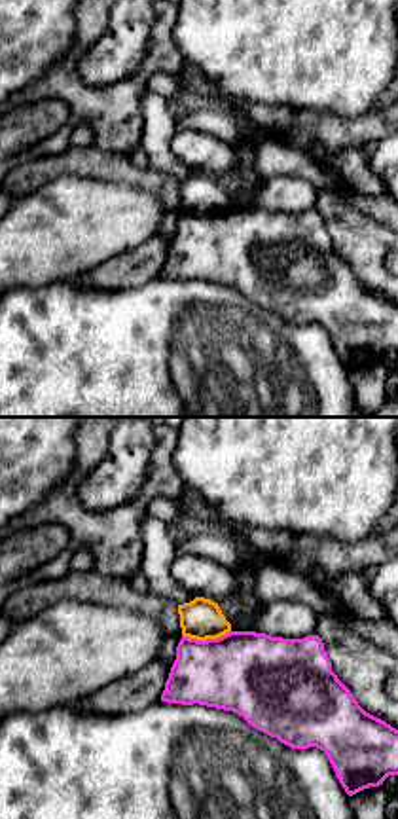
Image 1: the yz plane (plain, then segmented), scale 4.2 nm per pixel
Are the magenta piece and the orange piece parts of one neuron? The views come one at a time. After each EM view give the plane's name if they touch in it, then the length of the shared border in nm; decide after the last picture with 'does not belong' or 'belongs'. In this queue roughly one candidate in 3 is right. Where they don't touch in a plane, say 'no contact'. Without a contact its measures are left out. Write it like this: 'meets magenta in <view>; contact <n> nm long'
meets magenta in yz; contact 200 nm long

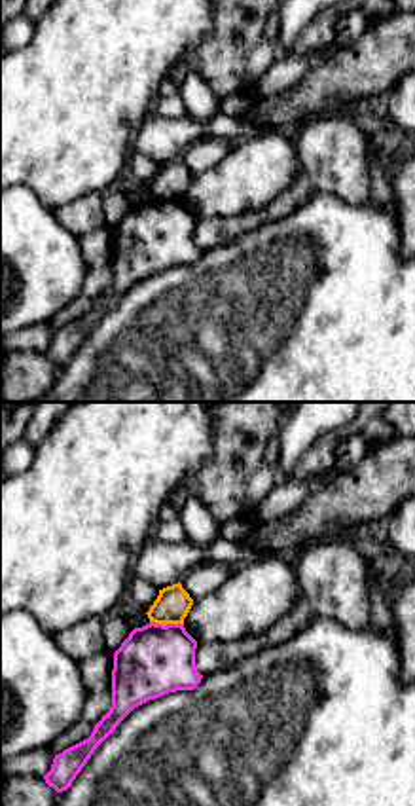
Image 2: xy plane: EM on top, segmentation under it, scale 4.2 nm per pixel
meets magenta in xy; contact 140 nm long

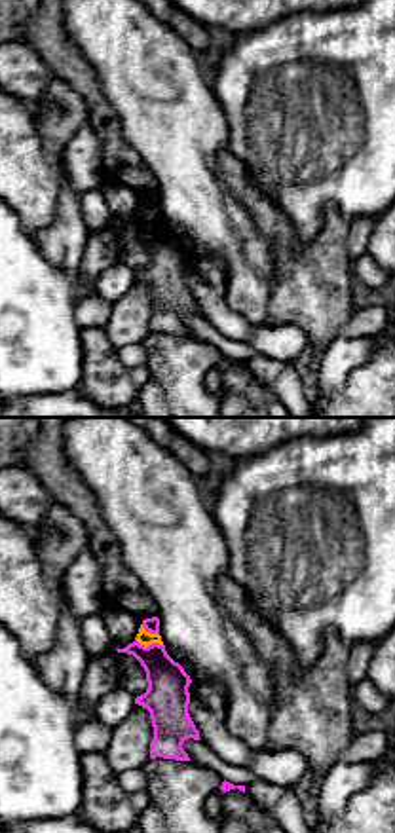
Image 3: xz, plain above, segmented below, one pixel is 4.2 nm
meets magenta in xz; contact 120 nm long

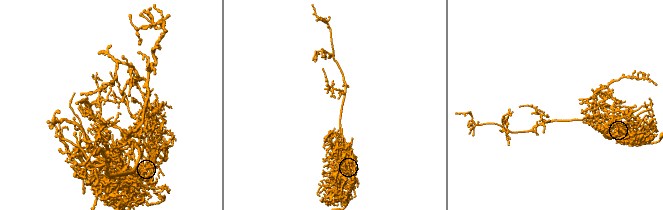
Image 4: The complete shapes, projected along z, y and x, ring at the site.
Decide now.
does not belong

